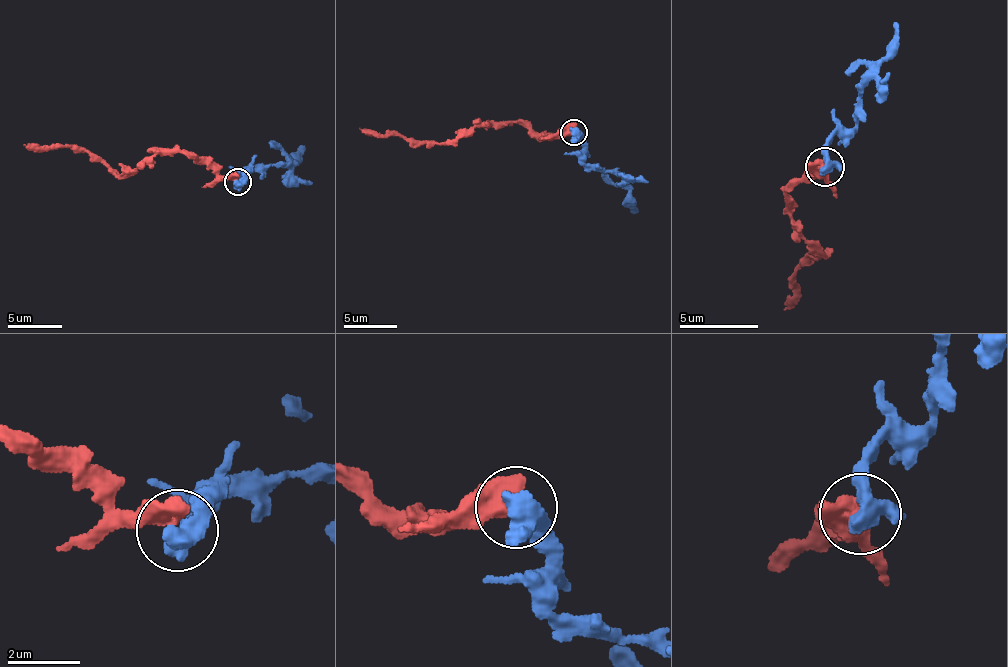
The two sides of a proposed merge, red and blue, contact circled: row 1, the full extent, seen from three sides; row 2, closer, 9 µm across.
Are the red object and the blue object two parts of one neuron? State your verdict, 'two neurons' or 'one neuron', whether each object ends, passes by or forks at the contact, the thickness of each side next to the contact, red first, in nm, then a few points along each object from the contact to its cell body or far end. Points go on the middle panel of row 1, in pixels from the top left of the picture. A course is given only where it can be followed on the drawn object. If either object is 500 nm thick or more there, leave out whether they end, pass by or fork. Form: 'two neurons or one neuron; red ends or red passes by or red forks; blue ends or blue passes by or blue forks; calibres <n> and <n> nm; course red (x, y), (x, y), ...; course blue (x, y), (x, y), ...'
two neurons; calibres 500 and 700 nm; course red (574, 131), (547, 134), (520, 122), (490, 120), (454, 139), (423, 141), (364, 134), (359, 128); course blue (574, 133), (586, 163), (617, 170), (638, 210)

